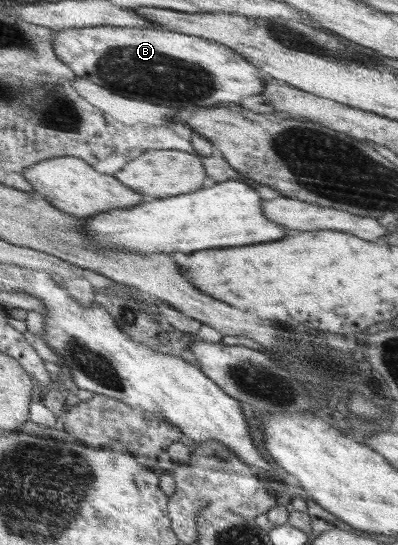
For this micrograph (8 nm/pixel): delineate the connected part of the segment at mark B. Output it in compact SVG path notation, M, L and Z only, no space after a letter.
M92 26L84 28L62 29L59 30L59 34L51 40L52 48L55 55L66 65L72 69L72 72L80 78L86 78L91 80L94 84L102 86L112 91L119 91L120 94L144 101L150 101L158 106L168 106L176 109L186 109L187 107L194 106L197 108L210 108L217 106L221 102L227 102L228 104L240 103L244 98L248 96L254 96L254 94L260 94L266 88L266 76L261 72L258 65L254 65L250 60L247 60L246 56L236 51L234 48L228 48L226 44L218 44L214 40L206 40L200 36L188 36L182 32L159 30L150 27L109 27L109 26Z

